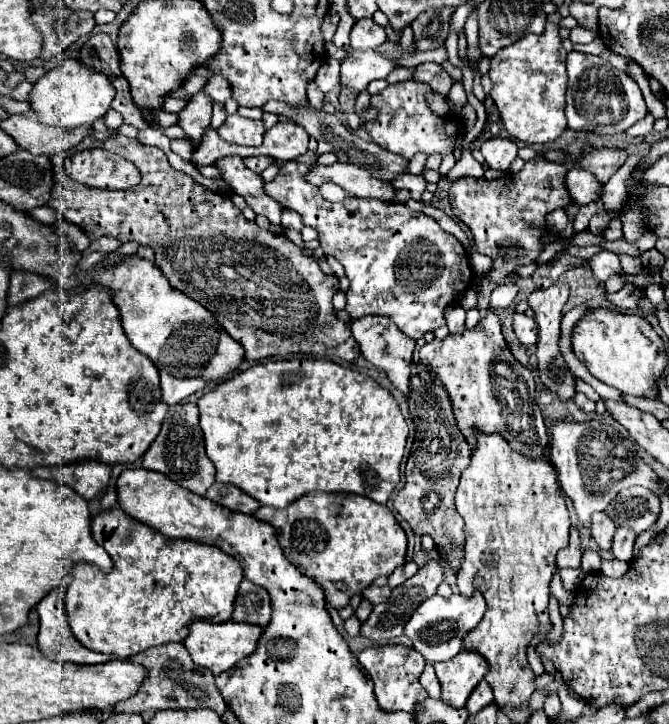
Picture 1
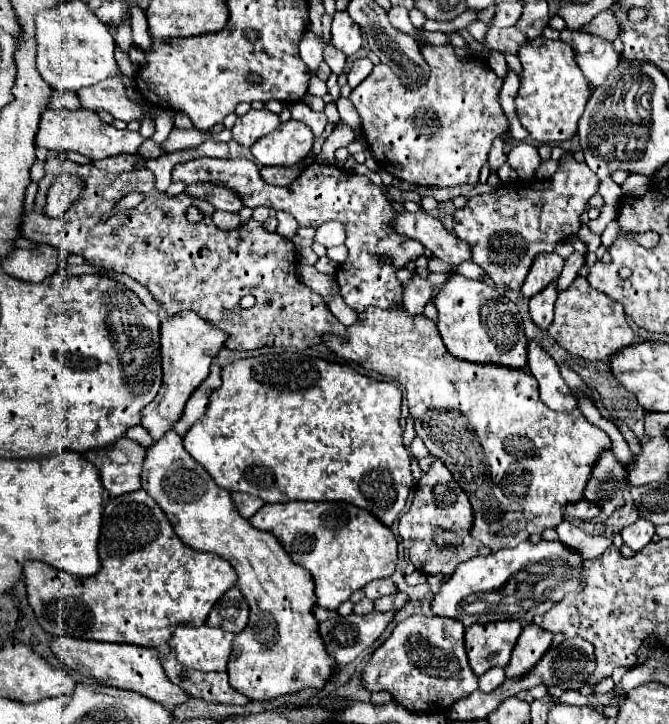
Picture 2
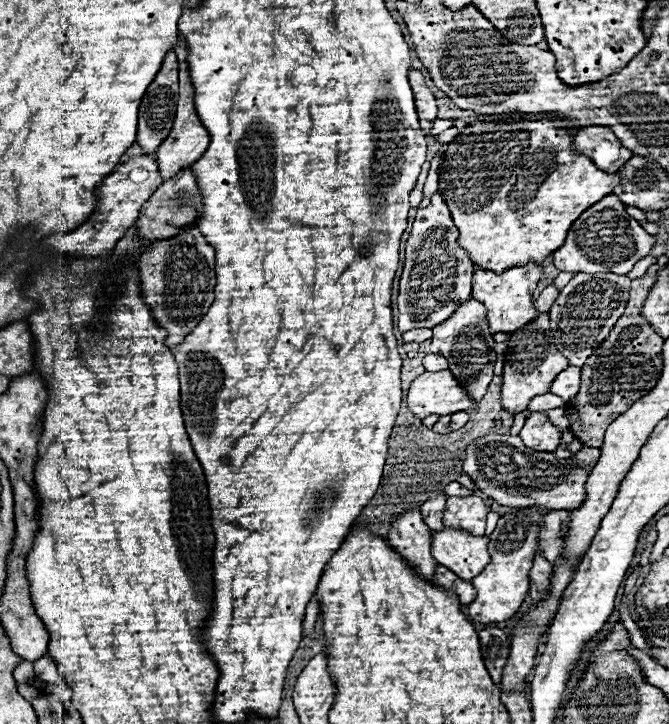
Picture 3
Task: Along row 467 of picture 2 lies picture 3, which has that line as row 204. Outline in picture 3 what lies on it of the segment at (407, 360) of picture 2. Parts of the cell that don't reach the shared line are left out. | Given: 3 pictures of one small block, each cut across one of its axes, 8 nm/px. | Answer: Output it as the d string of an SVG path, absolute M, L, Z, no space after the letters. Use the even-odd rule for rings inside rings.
M504 118L504 120L496 120L496 122L472 122L468 124L444 150L444 160L440 166L440 194L446 200L446 206L450 210L450 216L456 224L456 228L460 230L460 238L458 244L468 250L472 262L482 268L482 270L492 270L496 274L502 274L508 268L514 266L524 266L530 258L536 260L538 264L542 264L546 260L546 256L550 256L558 246L562 246L564 238L566 238L566 230L570 230L570 222L574 222L574 218L578 218L578 214L582 214L582 210L590 208L594 202L600 202L606 194L612 194L614 188L620 182L620 174L608 174L602 172L594 166L594 162L590 158L586 158L584 154L578 154L572 150L574 144L574 136L570 132L570 128L558 128L556 124L558 120L550 120L550 118L542 118L542 120L512 120L512 118Z

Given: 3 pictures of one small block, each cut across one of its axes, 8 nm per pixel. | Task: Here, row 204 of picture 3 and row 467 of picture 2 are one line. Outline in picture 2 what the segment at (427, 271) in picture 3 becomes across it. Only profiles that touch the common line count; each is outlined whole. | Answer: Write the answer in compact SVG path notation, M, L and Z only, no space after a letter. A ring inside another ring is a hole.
M434 460L428 472L422 472L412 506L406 514L402 514L398 526L402 544L410 554L410 562L424 574L444 574L444 578L450 578L460 562L474 556L488 556L490 548L470 536L472 520L474 512L468 496L458 486L450 470L446 470L442 460Z

